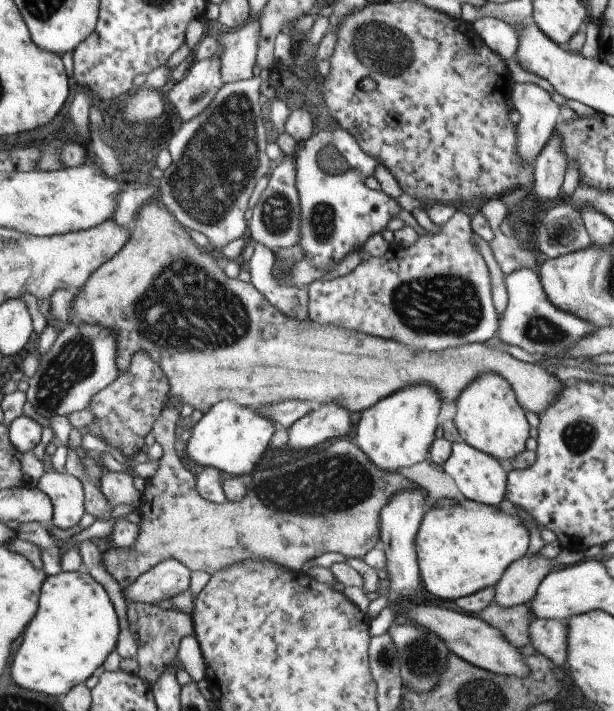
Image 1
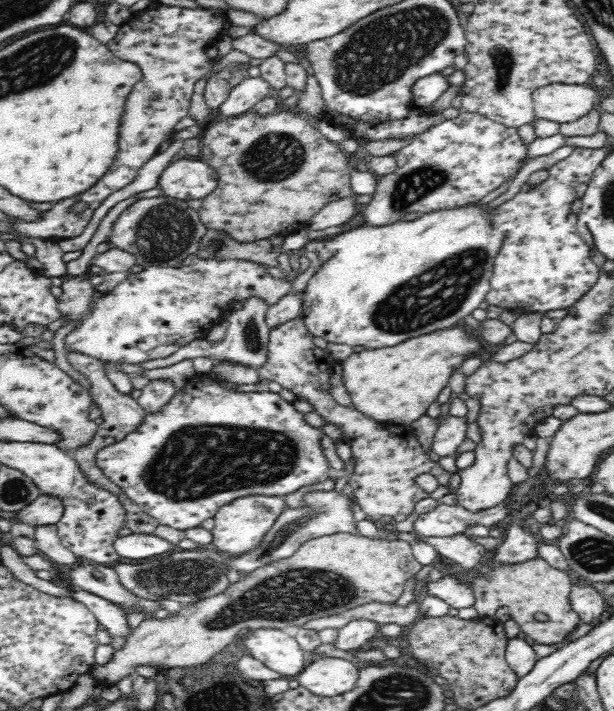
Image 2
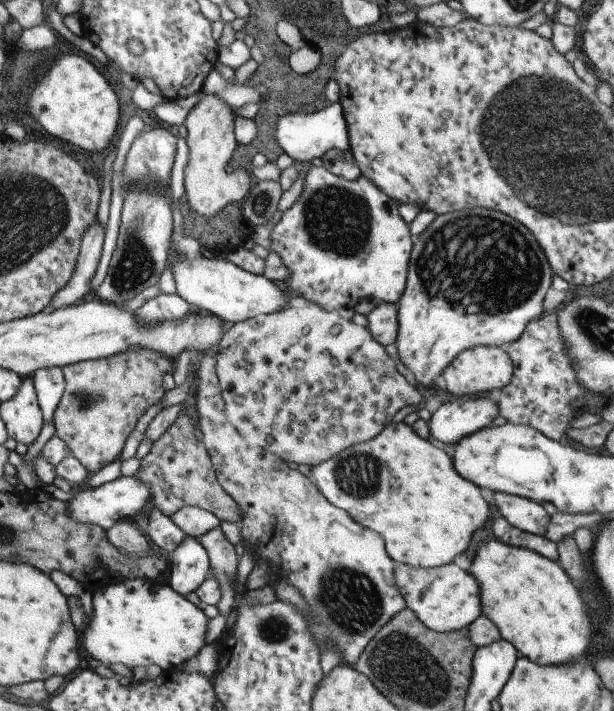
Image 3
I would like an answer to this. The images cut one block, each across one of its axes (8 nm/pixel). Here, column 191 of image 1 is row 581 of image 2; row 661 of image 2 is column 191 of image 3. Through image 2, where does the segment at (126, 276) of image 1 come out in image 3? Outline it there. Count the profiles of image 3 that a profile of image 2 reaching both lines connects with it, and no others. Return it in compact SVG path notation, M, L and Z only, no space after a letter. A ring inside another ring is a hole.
M203 91L197 92L198 102L188 111L183 120L185 142L188 150L187 166L183 170L183 186L187 204L193 212L201 216L214 216L229 202L242 201L253 185L249 172L235 170L225 172L225 164L236 146L234 139L234 118L236 115L229 106Z

